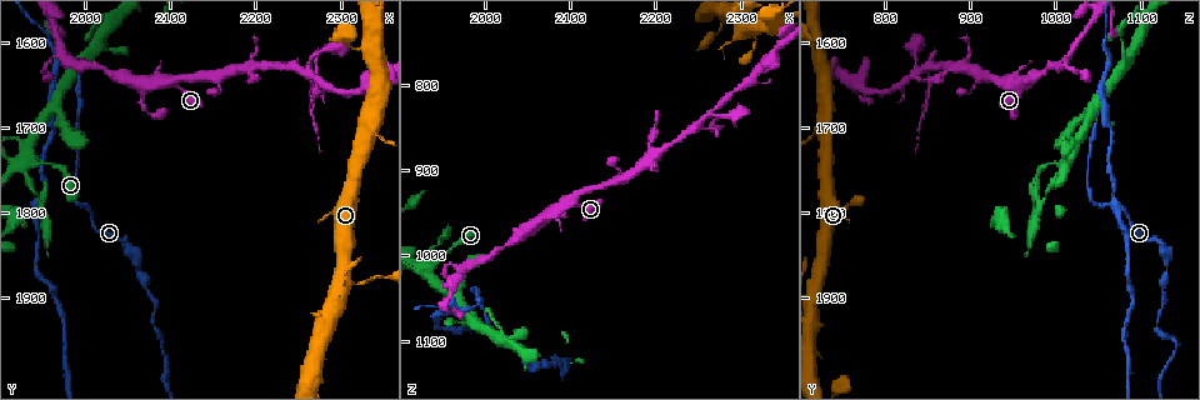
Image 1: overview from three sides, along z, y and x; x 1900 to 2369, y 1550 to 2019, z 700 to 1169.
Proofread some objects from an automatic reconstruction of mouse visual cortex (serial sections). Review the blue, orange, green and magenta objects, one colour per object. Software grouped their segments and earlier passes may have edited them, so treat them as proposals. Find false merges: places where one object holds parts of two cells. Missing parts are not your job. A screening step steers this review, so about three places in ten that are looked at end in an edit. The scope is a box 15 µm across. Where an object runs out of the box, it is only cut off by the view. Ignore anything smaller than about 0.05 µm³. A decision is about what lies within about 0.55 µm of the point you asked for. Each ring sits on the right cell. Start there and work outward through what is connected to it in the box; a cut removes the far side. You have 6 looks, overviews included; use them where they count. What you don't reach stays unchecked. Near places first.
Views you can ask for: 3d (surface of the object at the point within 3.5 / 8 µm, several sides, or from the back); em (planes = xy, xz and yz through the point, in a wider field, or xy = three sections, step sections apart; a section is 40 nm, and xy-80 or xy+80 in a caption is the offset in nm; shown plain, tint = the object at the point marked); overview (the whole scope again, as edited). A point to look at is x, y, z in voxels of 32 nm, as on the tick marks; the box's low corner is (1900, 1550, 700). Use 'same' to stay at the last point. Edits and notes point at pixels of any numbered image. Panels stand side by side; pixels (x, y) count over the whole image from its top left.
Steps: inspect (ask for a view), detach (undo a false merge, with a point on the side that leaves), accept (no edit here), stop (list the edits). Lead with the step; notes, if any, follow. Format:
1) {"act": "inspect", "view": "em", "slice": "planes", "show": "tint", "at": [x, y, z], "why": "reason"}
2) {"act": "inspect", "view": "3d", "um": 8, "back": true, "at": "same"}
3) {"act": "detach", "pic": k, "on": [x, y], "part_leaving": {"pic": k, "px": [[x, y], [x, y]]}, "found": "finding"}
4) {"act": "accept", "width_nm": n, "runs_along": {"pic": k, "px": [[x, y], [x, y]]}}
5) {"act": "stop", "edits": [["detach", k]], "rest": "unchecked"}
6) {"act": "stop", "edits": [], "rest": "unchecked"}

{"act": "inspect", "view": "3d", "um": 3.5, "at": [2095, 1645, 940], "why": "sharp bend"}

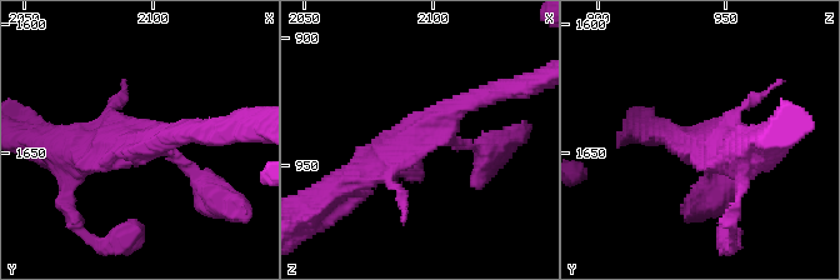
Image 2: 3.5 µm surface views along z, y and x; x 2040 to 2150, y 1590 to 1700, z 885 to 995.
{"act": "inspect", "view": "em", "slice": "planes", "show": "tint", "at": [2092, 1646, 939]}

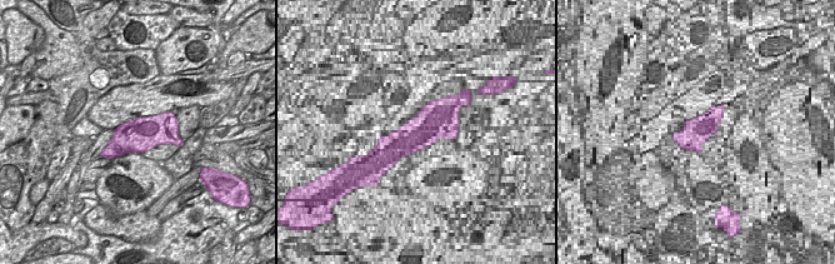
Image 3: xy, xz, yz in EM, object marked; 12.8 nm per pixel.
{"act": "inspect", "view": "em", "slice": "xy", "step": 3, "show": "tint", "at": "same"}

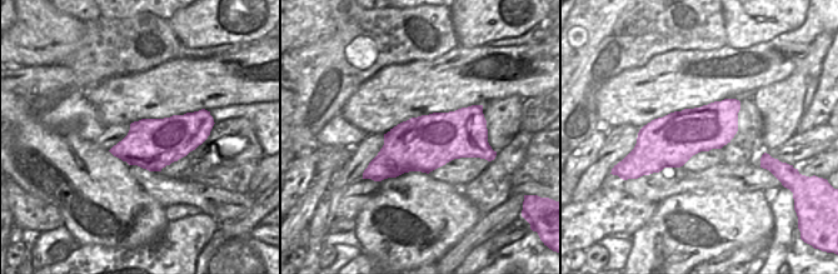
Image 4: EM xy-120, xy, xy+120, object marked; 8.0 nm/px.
{"act": "accept", "width_nm": 440, "runs_along": {"pic": 2, "px": [[483, 150], [421, 131], [341, 183]]}, "found": "continuous, no second cell"}

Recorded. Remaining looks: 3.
{"act": "inspect", "view": "3d", "um": 3.5, "at": [1940, 1745, 1005], "why": "a fork"}

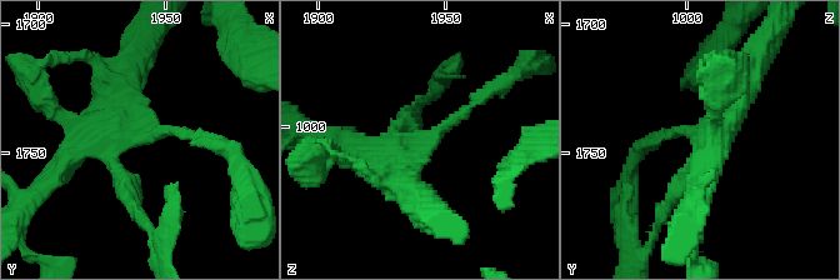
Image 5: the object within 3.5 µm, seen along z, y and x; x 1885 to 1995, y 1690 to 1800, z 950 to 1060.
{"act": "inspect", "view": "em", "slice": "xy", "step": 1, "show": "tint", "at": [1939, 1743, 1006]}

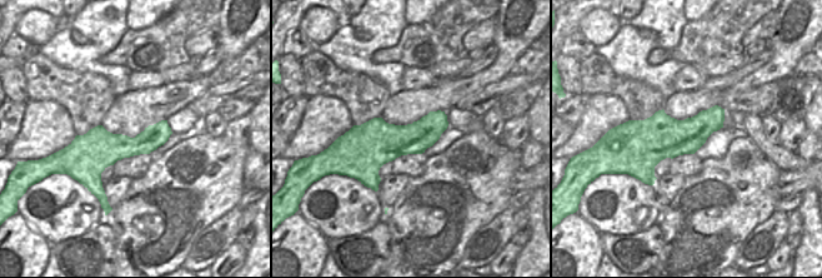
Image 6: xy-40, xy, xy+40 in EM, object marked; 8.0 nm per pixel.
{"act": "inspect", "view": "em", "slice": "xy", "step": 5, "show": "tint", "at": "same"}

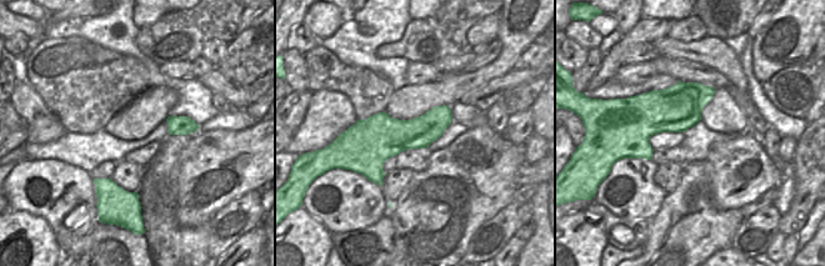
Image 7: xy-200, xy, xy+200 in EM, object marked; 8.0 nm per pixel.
{"act": "detach", "pic": 5, "on": [666, 213], "arms": 4, "part_leaving": {"pic": 5, "px": [[685, 184], [660, 218], [644, 260]]}, "found": "two cells meet here"}

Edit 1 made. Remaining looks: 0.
{"act": "stop", "edits": [["detach", 5]], "rest": "unchecked"}

